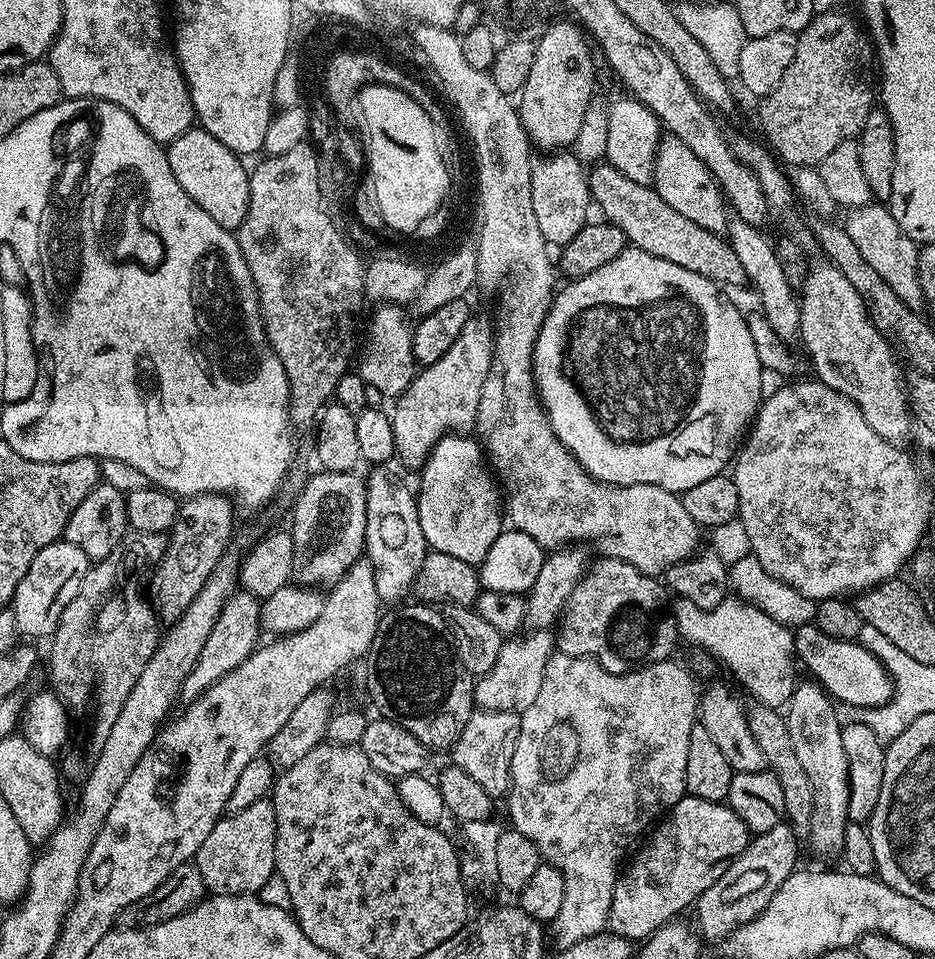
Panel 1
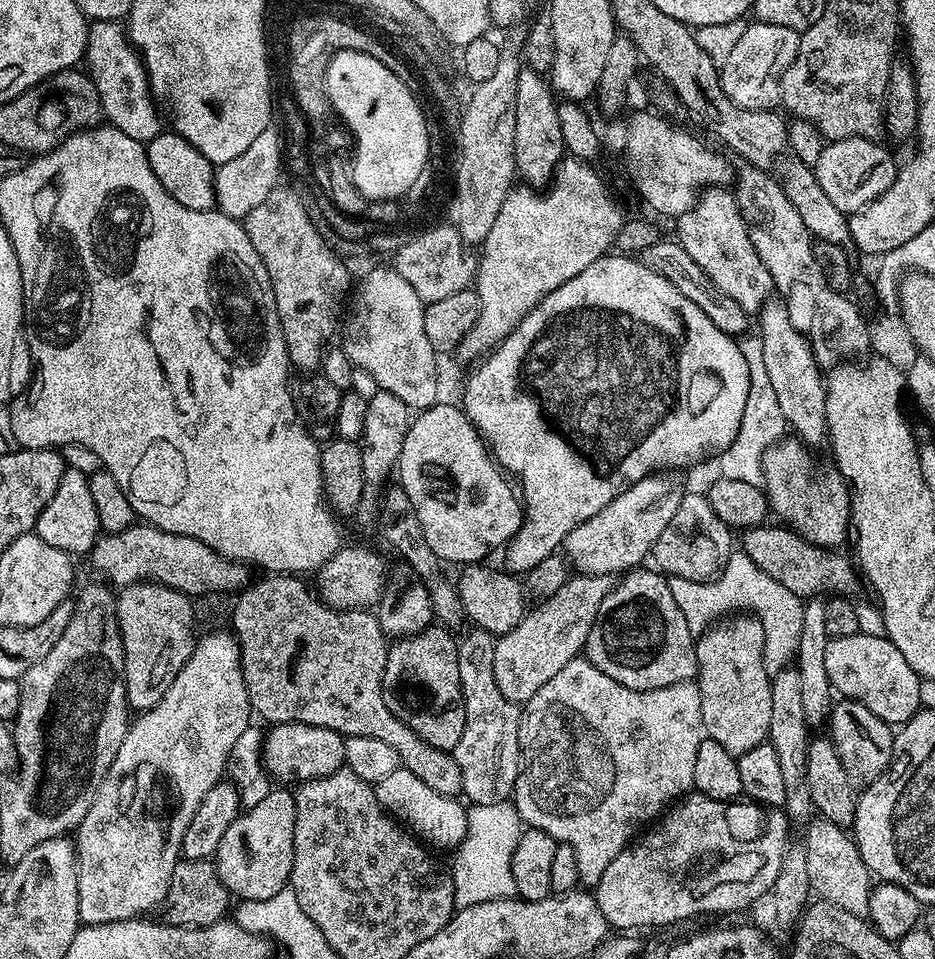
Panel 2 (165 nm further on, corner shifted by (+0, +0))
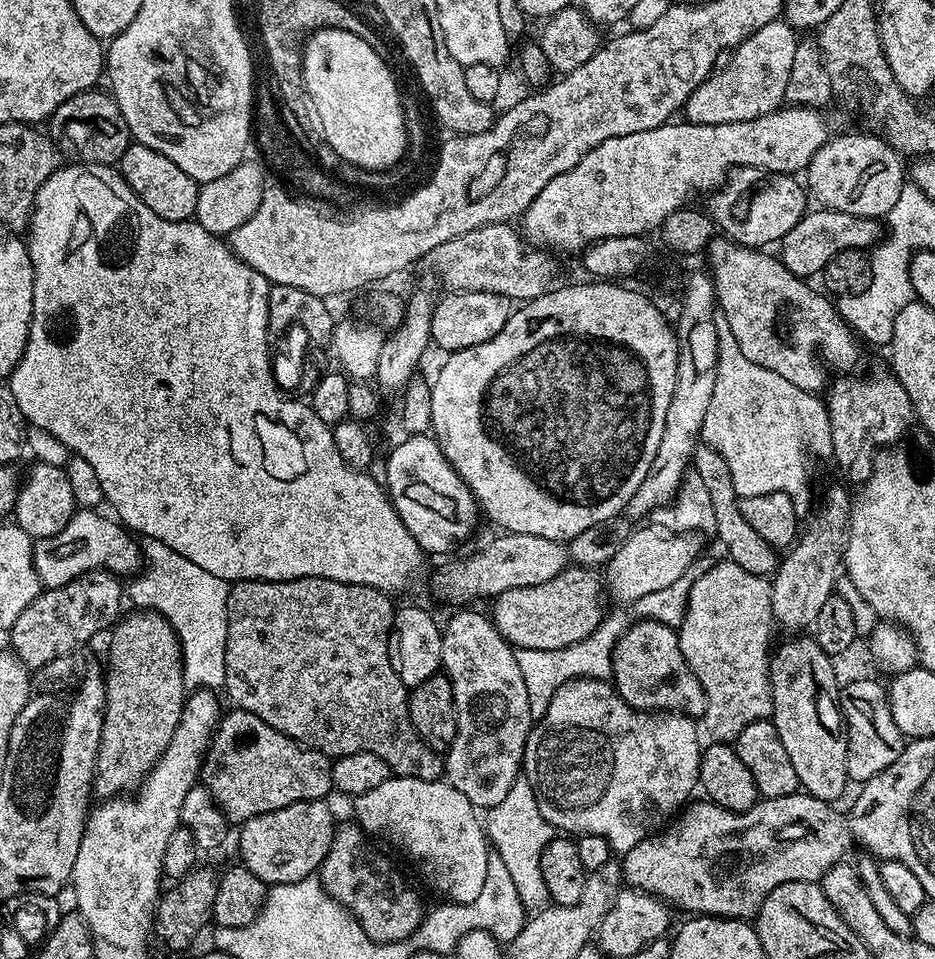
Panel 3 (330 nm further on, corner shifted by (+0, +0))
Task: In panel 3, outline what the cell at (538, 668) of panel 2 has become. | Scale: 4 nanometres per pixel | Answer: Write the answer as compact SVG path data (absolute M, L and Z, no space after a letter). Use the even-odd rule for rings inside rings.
M652 524L649 528L637 527L628 535L618 554L606 565L606 592L611 599L613 596L618 603L631 606L638 598L646 598L654 590L666 590L666 586L687 575L688 567L701 555L701 537L694 532L669 528Z

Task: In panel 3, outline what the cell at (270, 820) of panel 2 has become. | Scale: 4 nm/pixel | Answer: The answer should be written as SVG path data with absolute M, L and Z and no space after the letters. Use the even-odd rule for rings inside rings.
M327 799L303 800L282 806L282 810L251 816L238 828L242 864L267 886L298 882L313 875L336 837L338 820L332 817L328 803Z

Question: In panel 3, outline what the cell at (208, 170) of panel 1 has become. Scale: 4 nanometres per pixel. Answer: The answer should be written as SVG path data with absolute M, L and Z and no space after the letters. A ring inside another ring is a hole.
M129 143L118 162L118 171L132 194L147 206L149 212L158 214L158 218L190 220L195 217L201 185L179 166L174 166L166 154L158 154L158 150L150 150L150 146L145 144Z

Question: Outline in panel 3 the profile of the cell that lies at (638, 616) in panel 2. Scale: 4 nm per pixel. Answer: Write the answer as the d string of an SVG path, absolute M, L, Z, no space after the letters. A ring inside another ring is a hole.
M647 618L632 623L625 627L612 651L611 679L616 691L639 712L682 712L703 717L706 694L682 654L679 631L671 624Z

